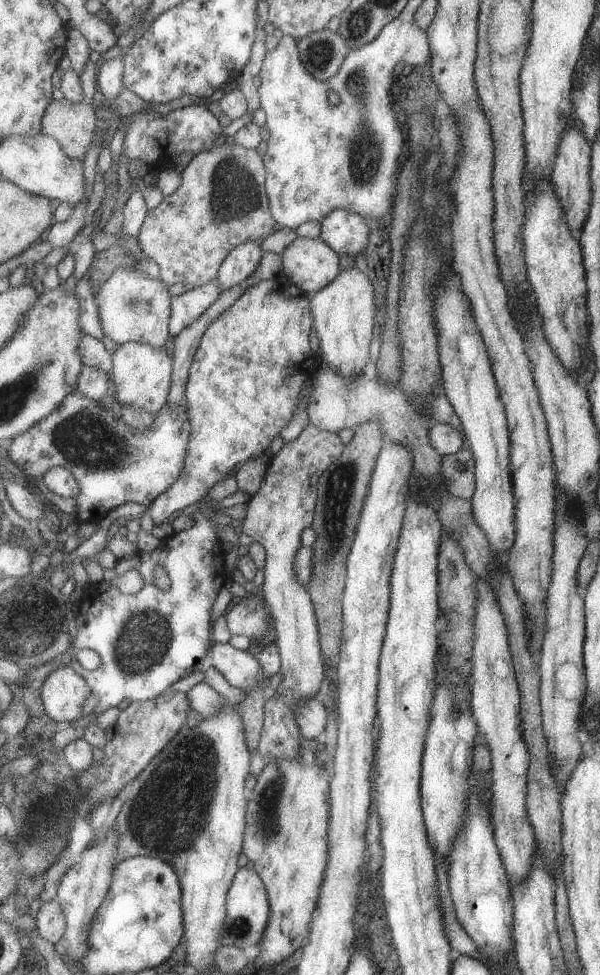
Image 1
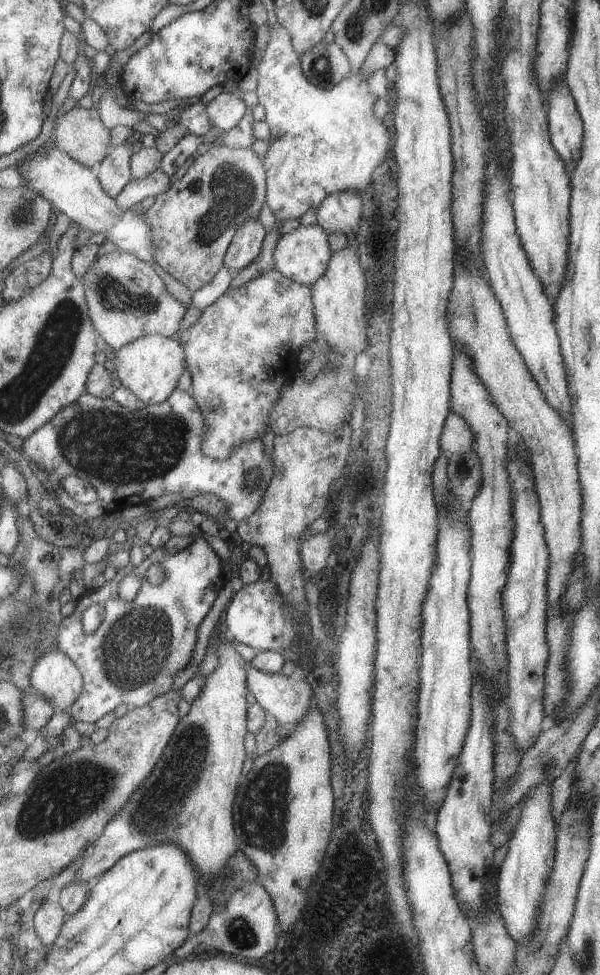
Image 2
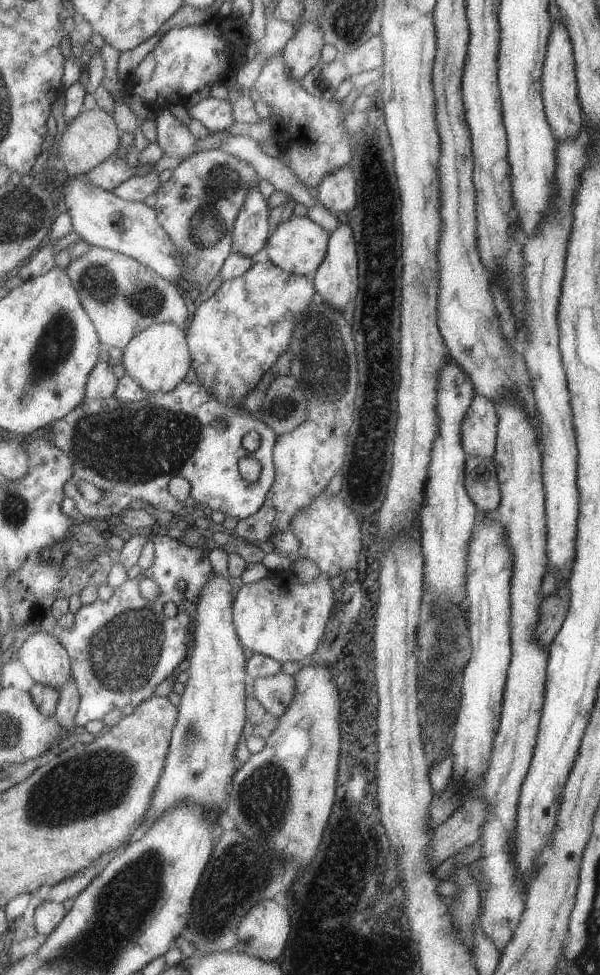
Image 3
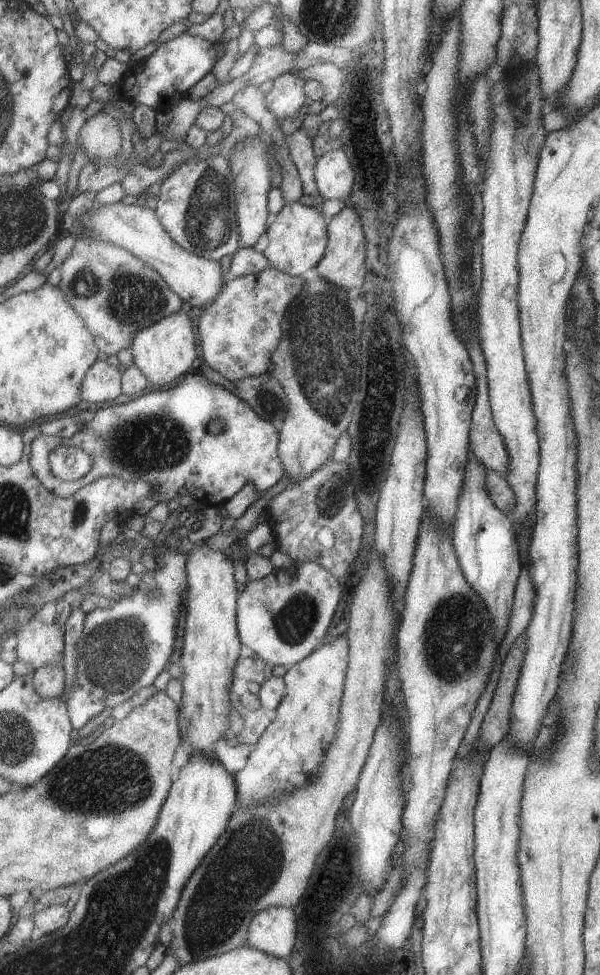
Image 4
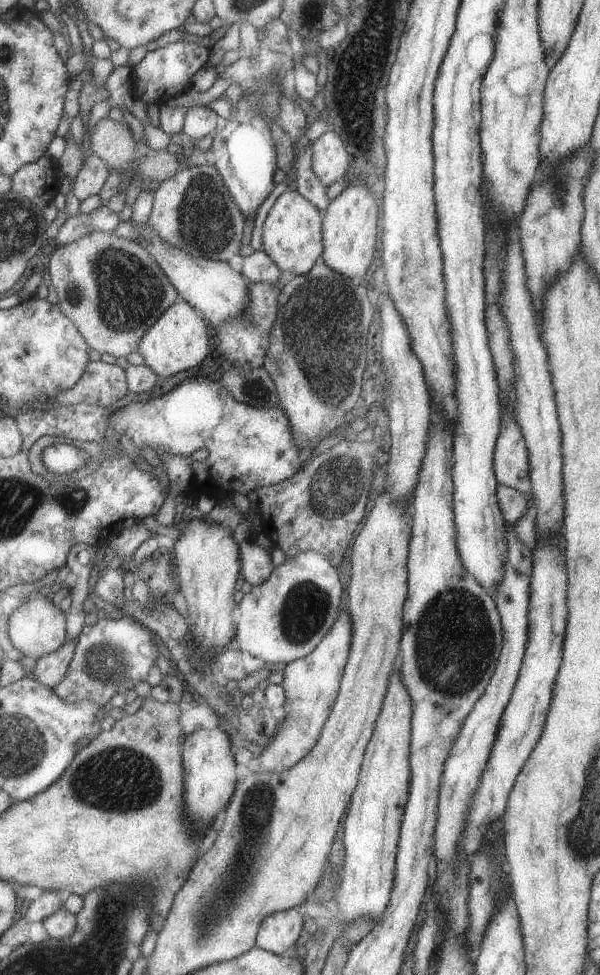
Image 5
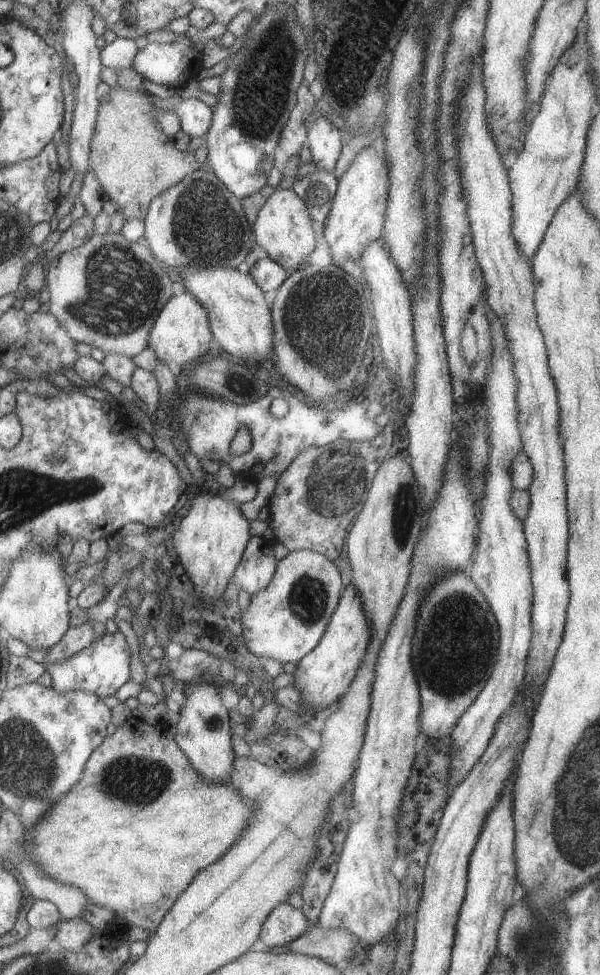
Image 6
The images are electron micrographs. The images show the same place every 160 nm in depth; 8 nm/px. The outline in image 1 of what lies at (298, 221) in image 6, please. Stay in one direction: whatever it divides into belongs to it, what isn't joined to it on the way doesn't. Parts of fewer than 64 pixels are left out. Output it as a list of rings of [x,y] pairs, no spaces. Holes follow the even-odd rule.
[[[297,237],[280,256],[281,273],[309,295],[334,280],[340,268],[337,254],[319,238]]]

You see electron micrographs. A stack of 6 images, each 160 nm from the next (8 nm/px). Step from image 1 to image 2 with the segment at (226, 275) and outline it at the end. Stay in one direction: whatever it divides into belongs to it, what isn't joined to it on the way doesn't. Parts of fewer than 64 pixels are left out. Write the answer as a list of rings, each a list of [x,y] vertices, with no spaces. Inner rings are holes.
[[[247,219],[233,235],[223,257],[223,266],[237,272],[244,269],[259,254],[264,236],[263,226],[257,219]]]

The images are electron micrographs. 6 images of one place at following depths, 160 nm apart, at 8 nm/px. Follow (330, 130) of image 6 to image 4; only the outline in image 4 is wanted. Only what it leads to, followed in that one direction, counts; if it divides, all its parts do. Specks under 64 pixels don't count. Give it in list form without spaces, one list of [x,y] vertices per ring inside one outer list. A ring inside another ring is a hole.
[[[327,150],[313,166],[315,186],[324,199],[347,202],[353,184],[353,168],[343,150]]]

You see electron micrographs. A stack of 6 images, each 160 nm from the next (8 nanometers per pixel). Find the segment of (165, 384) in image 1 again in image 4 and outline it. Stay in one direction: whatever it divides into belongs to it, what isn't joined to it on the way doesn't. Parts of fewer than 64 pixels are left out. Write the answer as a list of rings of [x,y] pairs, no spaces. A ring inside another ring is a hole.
[[[187,310],[169,314],[156,324],[139,330],[131,344],[131,358],[147,378],[148,385],[163,386],[185,374],[193,364],[195,355],[195,336]]]

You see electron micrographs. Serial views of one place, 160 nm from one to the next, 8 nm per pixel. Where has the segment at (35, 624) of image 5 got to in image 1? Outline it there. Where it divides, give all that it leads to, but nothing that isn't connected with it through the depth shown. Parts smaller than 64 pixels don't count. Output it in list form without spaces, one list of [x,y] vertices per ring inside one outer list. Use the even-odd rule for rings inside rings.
[[[65,665],[47,675],[39,696],[48,718],[62,726],[81,717],[81,708],[90,692],[85,680],[70,665]]]

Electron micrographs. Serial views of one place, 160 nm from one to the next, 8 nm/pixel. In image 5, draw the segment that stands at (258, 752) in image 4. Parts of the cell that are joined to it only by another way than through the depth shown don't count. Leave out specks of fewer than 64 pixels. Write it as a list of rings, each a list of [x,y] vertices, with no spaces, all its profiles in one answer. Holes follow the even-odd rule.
[[[344,605],[329,633],[305,657],[289,662],[283,670],[283,711],[285,718],[276,727],[269,743],[261,750],[258,771],[279,773],[302,760],[317,743],[338,694],[351,643],[351,624]]]

